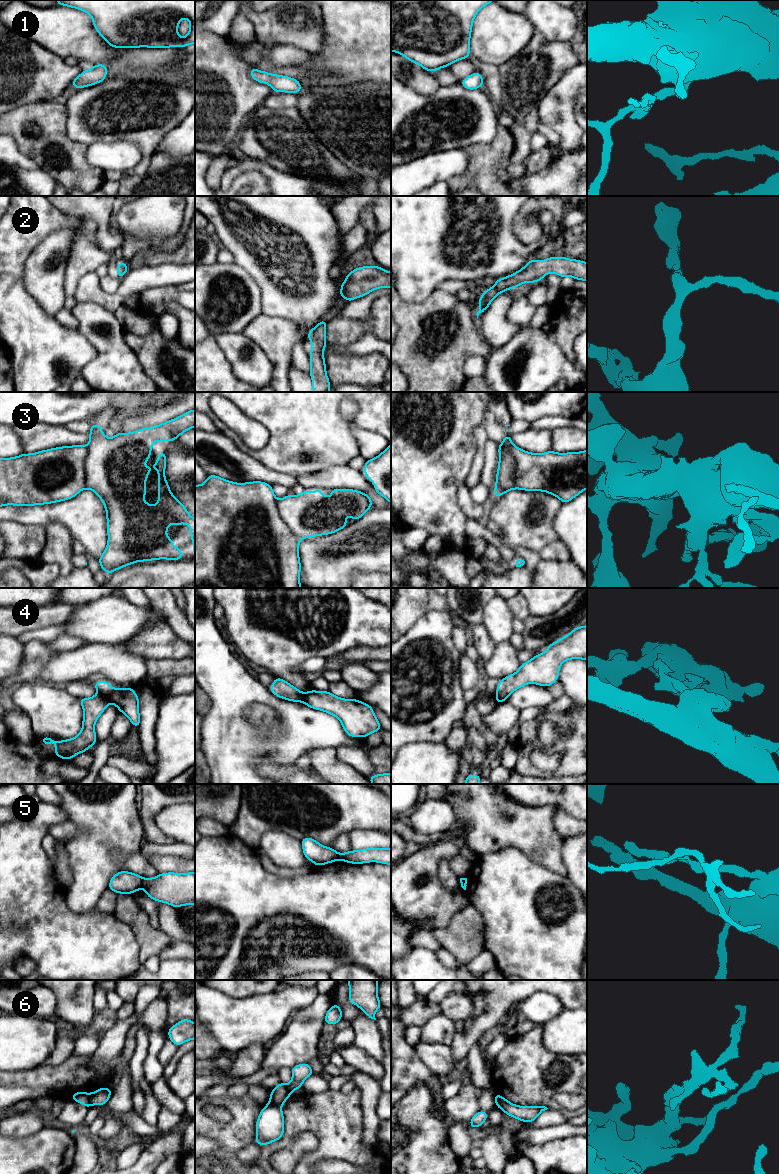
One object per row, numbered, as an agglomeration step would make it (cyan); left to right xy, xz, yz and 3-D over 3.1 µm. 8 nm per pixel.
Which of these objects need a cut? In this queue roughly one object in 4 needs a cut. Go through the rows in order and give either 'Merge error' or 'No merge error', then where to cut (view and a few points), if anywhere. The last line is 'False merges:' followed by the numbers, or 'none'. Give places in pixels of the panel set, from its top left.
1: No merge error. No split
2: No merge error. No split
3: No merge error. No split
4: Merge error. Split along xy (100, 692), (110, 702)
5: Merge error. Split along xy (145, 879), (142, 887)
6: Merge error. Split along xy (88, 1094), (91, 1104)
False merges: 4, 5, 6

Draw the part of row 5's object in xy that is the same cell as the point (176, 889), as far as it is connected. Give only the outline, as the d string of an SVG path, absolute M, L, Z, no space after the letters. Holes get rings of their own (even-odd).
M195 872L163 873L146 878L143 888L149 898L173 907L195 905Z

